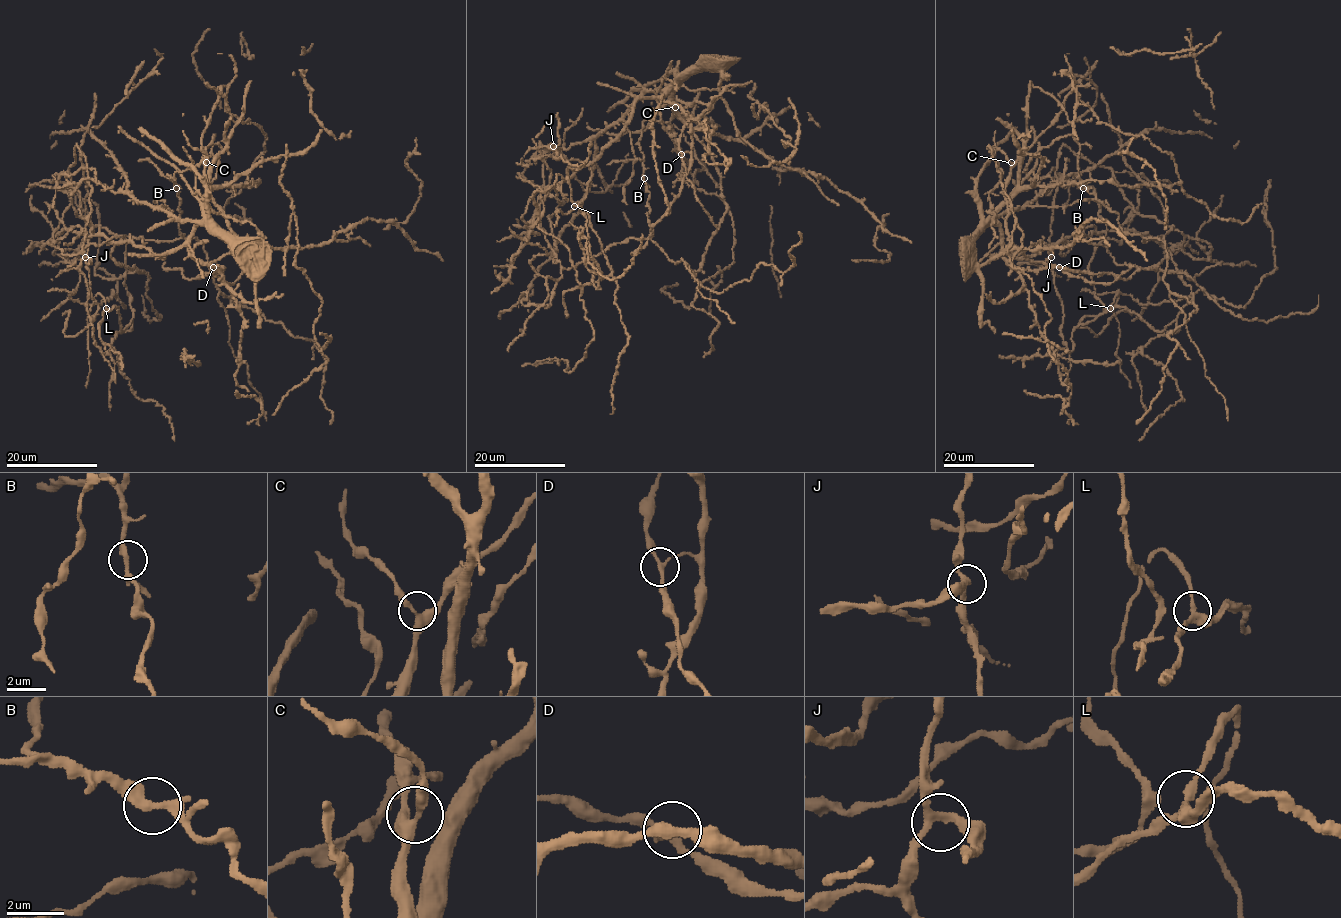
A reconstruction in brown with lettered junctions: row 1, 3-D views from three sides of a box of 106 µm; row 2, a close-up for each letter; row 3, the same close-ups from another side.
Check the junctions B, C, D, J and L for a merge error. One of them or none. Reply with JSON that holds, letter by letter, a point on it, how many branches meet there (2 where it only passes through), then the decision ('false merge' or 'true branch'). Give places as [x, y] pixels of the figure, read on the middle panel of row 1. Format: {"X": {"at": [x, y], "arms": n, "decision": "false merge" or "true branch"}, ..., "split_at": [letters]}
{"B": {"at": [644, 178], "arms": 3, "decision": "true branch"}, "C": {"at": [675, 107], "arms": 3, "decision": "true branch"}, "D": {"at": [681, 154], "arms": 3, "decision": "true branch"}, "J": {"at": [553, 146], "arms": 3, "decision": "true branch"}, "L": {"at": [574, 206], "arms": 3, "decision": "false merge"}, "split_at": ["L"]}

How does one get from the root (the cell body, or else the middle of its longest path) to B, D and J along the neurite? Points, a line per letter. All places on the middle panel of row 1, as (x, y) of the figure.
B: (609, 127), (556, 149), (543, 165), (539, 220), (565, 269), (652, 235), (644, 178)
D: (609, 127), (643, 94), (662, 91), (658, 98), (676, 104), (691, 127), (692, 150), (681, 154)
J: (609, 127), (567, 149), (556, 149), (560, 152), (553, 146)

